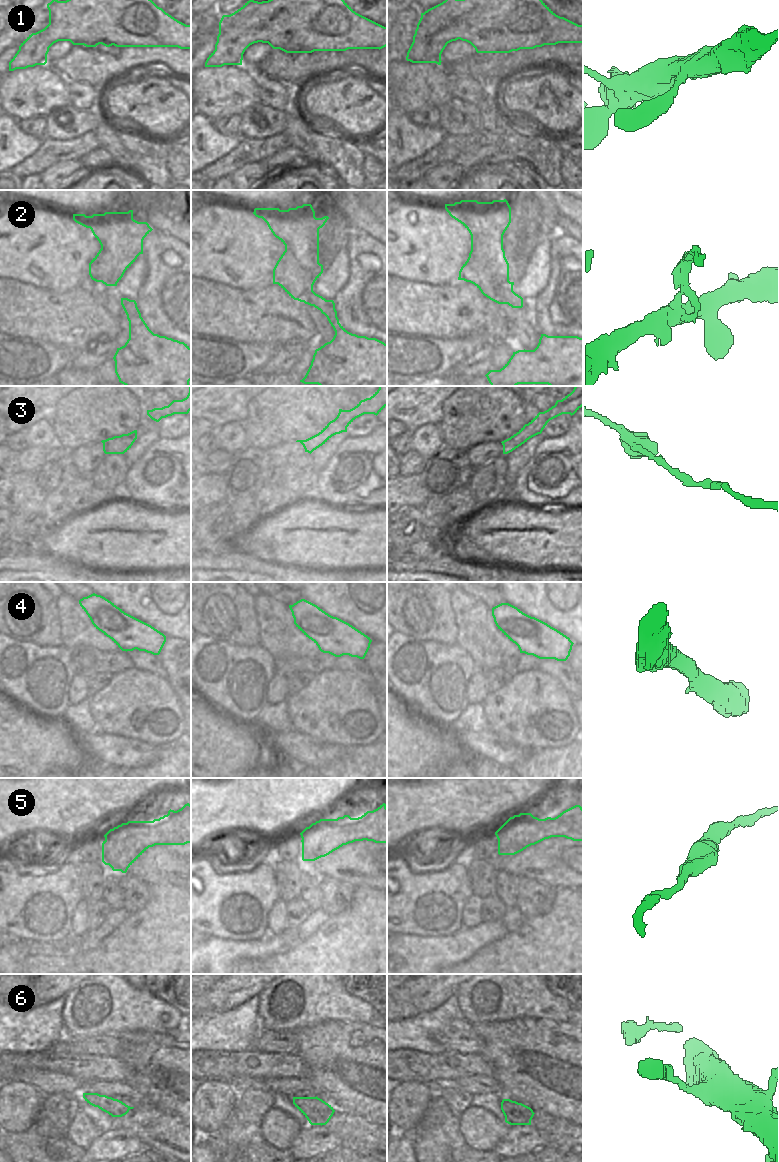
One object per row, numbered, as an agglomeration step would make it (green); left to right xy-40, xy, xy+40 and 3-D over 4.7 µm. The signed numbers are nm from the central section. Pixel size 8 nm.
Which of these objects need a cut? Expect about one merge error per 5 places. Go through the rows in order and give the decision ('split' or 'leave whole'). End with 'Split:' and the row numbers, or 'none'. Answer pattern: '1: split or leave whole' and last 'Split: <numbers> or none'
1: leave whole
2: leave whole
3: leave whole
4: leave whole
5: leave whole
6: leave whole
Split: none

